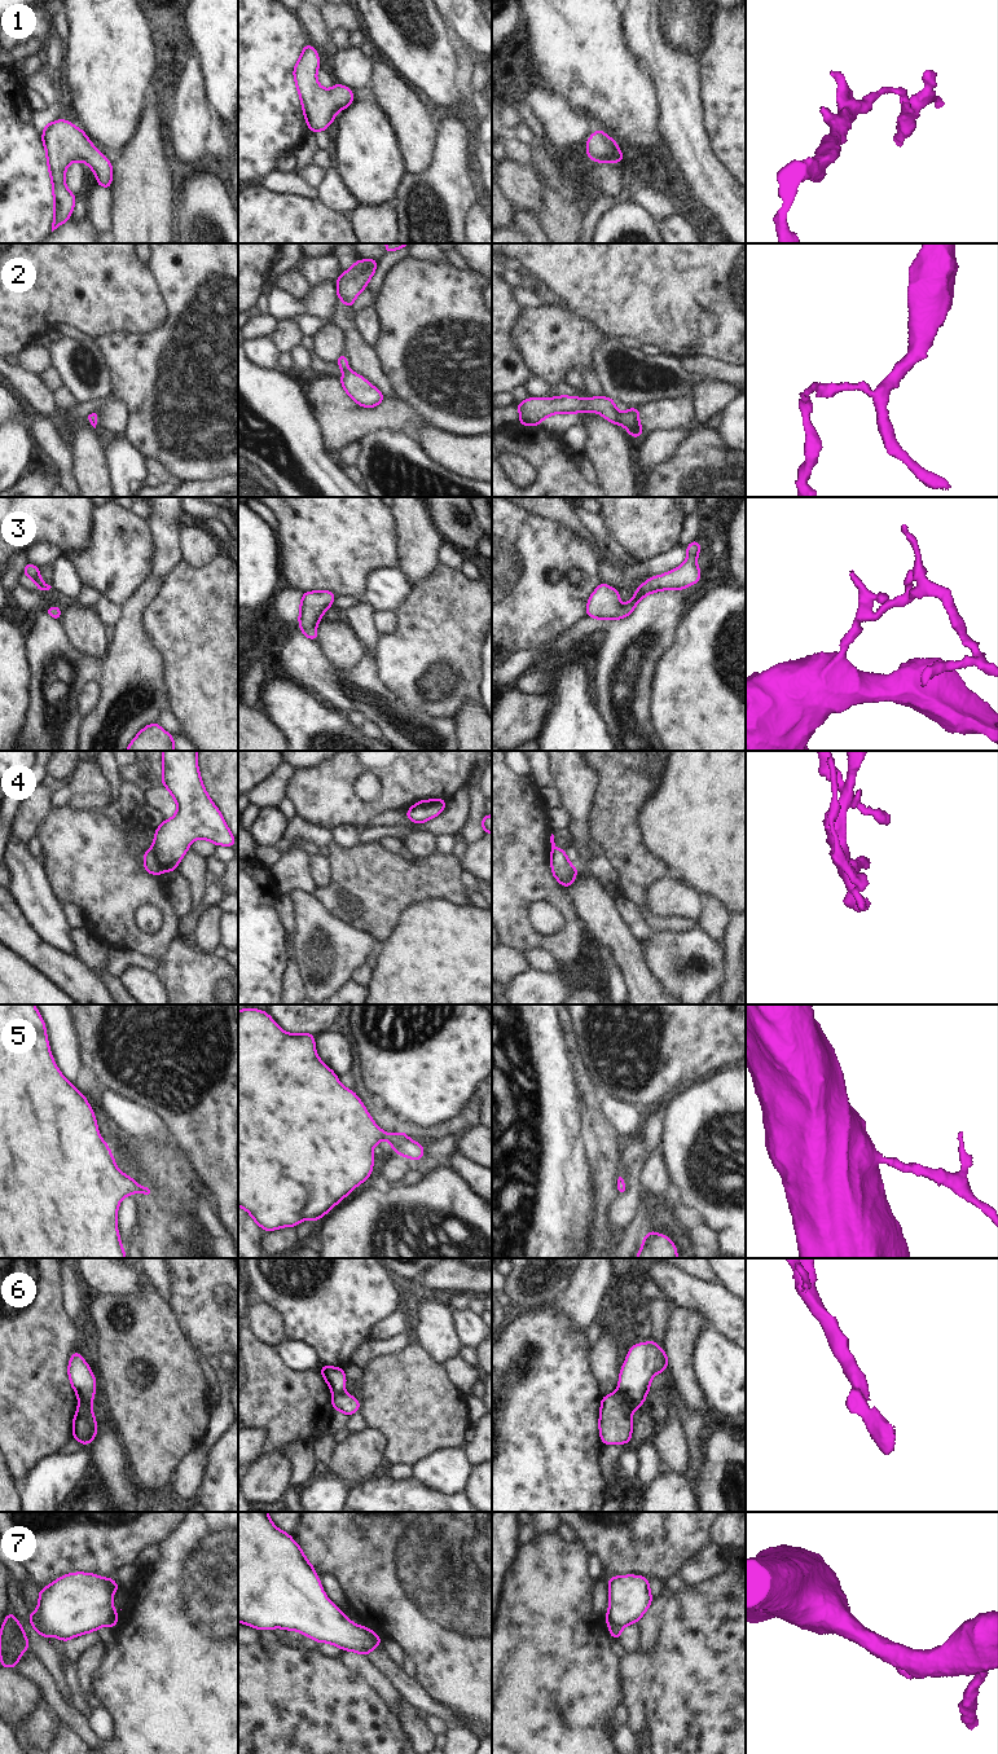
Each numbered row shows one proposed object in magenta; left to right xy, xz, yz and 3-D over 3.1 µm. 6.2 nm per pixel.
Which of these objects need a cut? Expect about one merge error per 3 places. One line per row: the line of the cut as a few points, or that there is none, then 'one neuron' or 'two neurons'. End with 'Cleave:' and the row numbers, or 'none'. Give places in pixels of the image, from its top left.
1: cut none; one neuron
2: cut none; one neuron
3: cut none; one neuron
4: cut none; one neuron
5: cut none; one neuron
6: cut yz (618, 1390), (631, 1411); two neurons
7: cut xz (366, 1627), (366, 1635), (378, 1645); two neurons
Cleave: 6, 7

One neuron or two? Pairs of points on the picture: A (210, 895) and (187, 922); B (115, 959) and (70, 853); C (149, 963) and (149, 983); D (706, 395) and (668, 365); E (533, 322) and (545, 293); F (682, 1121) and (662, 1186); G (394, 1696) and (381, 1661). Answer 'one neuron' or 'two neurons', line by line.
A: one neuron
B: two neurons
C: two neurons
D: two neurons
E: two neurons
F: two neurons
G: two neurons

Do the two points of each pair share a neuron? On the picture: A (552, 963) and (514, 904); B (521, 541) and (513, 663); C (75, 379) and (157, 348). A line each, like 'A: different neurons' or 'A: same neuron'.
A: different neurons
B: different neurons
C: different neurons

